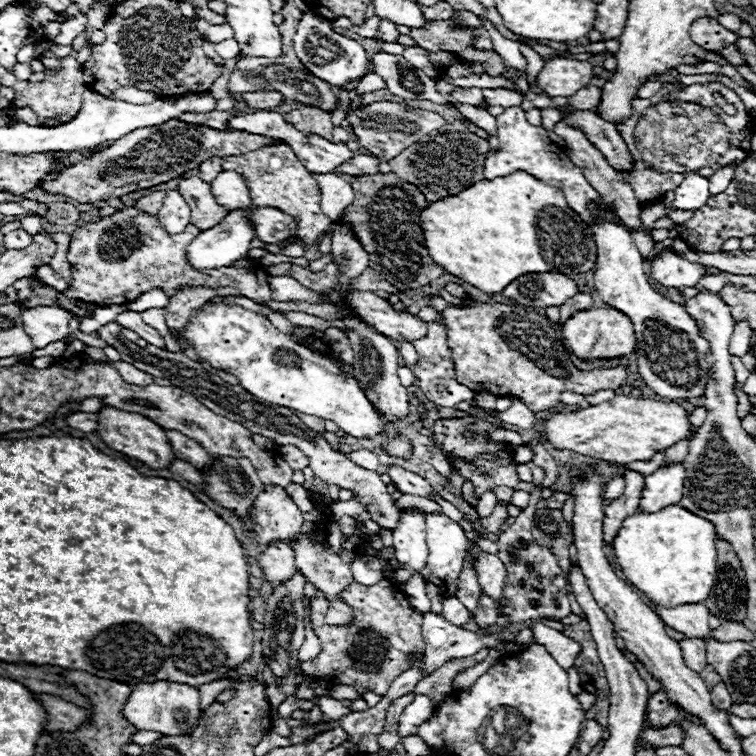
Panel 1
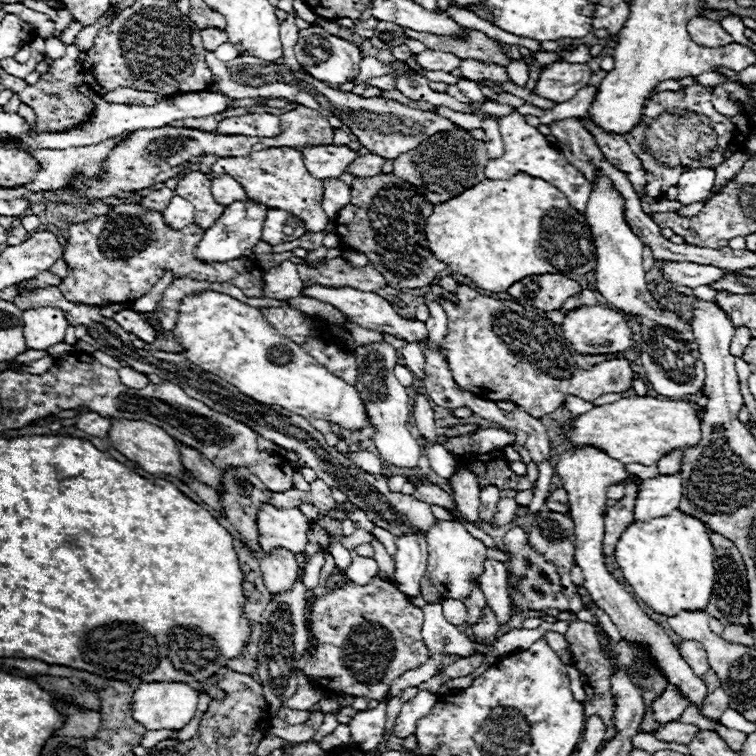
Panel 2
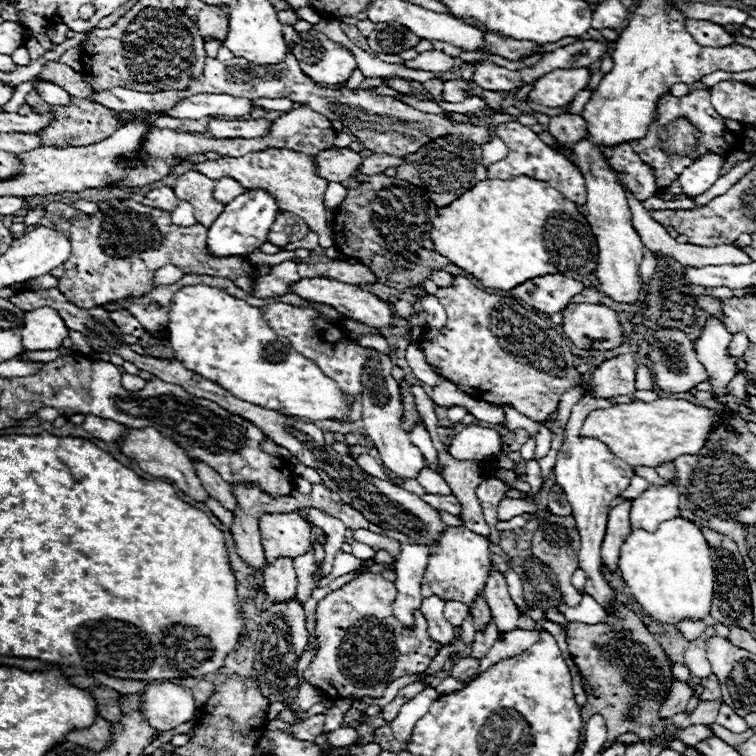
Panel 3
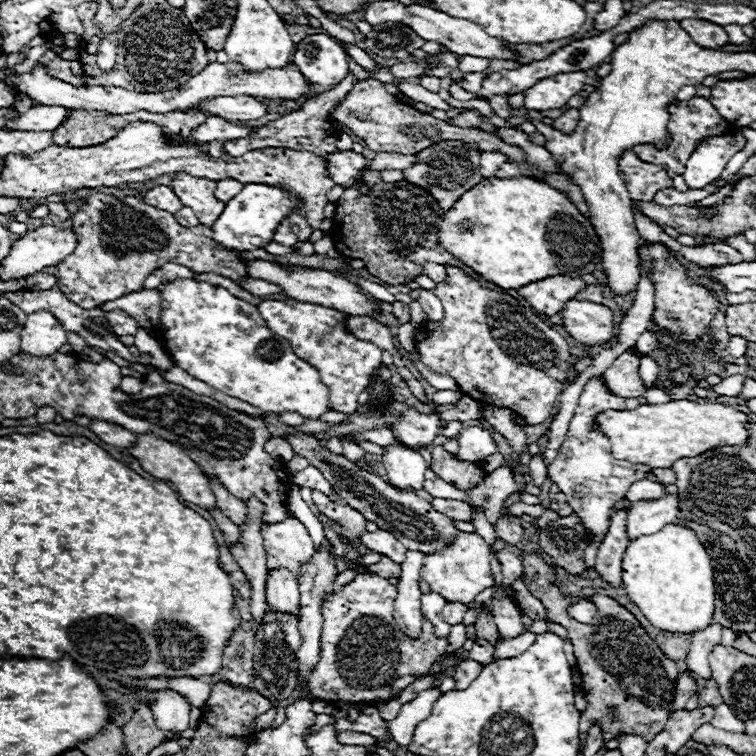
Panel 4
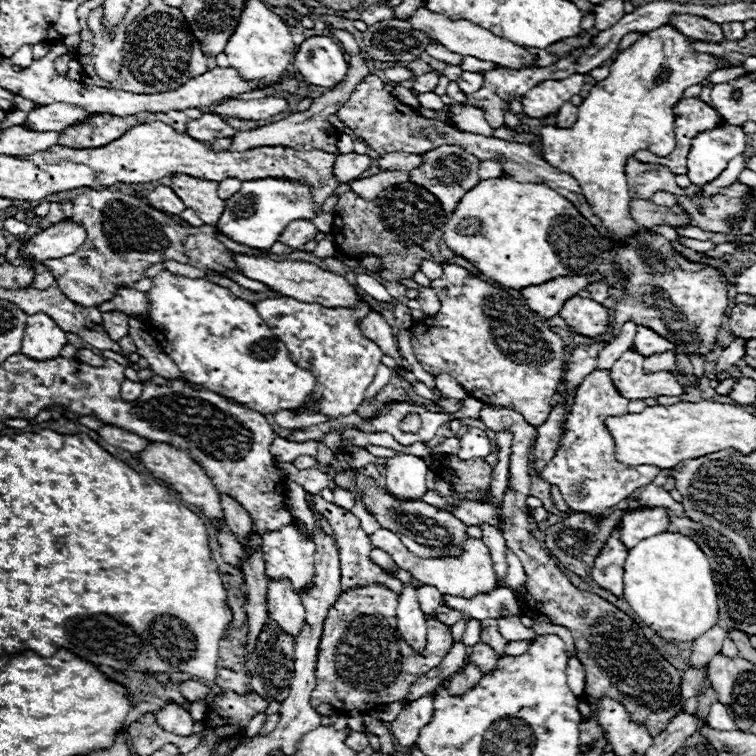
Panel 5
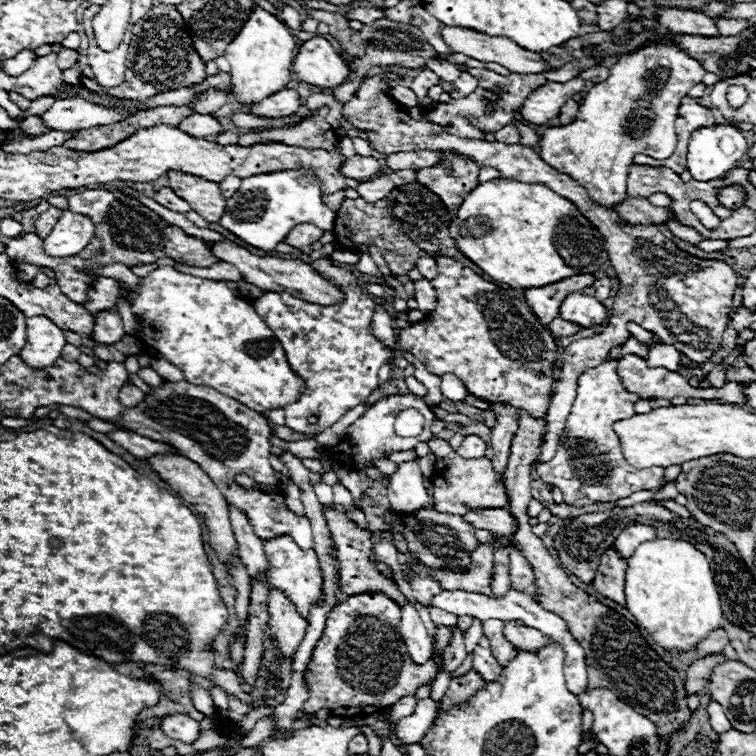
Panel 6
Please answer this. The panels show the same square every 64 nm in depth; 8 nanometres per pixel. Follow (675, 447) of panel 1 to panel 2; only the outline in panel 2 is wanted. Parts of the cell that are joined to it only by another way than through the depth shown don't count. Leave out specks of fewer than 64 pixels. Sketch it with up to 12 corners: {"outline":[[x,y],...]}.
{"outline":[[684,448],[662,456],[660,474],[678,472],[682,466]]}

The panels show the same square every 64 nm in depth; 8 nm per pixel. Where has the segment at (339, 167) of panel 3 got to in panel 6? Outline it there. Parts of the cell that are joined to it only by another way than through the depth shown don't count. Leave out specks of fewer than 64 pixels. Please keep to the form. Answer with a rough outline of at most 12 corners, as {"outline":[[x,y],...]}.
{"outline":[[350,156],[340,166],[344,178],[372,178],[382,170],[372,156]]}

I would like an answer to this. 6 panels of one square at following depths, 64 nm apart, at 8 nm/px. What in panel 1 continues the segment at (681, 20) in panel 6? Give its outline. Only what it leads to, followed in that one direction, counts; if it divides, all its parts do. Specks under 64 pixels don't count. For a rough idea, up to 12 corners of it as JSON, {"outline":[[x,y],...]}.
{"outline":[[714,18],[690,26],[692,40],[708,50],[724,50],[736,34]]}

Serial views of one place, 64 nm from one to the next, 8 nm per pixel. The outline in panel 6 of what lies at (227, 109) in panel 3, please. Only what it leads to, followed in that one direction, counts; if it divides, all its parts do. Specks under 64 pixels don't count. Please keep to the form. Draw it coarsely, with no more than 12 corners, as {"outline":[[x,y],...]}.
{"outline":[[294,90],[276,92],[256,102],[248,114],[264,118],[290,116],[300,98]]}

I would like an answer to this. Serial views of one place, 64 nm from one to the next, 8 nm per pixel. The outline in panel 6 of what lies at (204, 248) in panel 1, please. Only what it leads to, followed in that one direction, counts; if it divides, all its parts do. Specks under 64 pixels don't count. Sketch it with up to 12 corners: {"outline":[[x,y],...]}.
{"outline":[[308,168],[242,178],[222,228],[274,250],[296,224],[334,228]]}

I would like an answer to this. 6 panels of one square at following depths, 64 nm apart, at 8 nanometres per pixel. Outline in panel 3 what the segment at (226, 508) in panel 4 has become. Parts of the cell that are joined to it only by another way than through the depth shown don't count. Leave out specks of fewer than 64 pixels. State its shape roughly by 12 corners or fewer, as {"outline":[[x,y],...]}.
{"outline":[[192,460],[206,492],[234,510],[236,498],[216,470]]}

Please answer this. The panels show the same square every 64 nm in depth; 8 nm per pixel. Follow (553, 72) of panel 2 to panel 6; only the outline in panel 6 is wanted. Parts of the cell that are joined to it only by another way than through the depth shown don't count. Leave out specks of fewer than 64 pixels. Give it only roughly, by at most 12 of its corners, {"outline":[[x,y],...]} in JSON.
{"outline":[[578,76],[544,84],[522,104],[522,116],[546,124],[566,100],[582,90]]}

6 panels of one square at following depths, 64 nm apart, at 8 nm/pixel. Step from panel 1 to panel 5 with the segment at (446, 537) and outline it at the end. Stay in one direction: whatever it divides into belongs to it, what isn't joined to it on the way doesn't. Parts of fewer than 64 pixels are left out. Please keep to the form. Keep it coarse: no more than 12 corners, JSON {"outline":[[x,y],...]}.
{"outline":[[378,528],[374,548],[440,594],[472,598],[496,586],[490,550],[468,536],[460,556],[414,556]]}

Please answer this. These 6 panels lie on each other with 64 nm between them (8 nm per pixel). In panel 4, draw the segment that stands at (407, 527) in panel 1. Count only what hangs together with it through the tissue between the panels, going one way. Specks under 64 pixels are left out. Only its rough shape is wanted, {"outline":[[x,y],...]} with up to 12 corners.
{"outline":[[408,550],[398,578],[394,618],[420,636],[420,568],[424,552]]}

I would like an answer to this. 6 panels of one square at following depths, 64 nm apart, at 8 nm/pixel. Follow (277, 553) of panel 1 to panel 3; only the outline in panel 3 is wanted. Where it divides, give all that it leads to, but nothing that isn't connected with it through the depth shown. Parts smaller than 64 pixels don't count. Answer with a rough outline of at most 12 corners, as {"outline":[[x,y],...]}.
{"outline":[[292,558],[266,562],[262,568],[268,600],[296,596]]}

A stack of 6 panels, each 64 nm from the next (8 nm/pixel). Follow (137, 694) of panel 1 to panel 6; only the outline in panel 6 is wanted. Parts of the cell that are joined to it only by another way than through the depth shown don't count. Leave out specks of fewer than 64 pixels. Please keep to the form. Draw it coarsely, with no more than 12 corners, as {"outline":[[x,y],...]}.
{"outline":[[186,714],[160,718],[160,728],[170,738],[186,744],[200,734],[198,722]]}

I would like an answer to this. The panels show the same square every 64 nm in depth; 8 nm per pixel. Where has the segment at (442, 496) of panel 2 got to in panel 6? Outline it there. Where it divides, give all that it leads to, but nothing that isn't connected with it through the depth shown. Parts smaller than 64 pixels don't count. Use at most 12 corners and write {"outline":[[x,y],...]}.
{"outline":[[474,508],[462,518],[474,528],[512,536],[516,522],[506,508]]}

